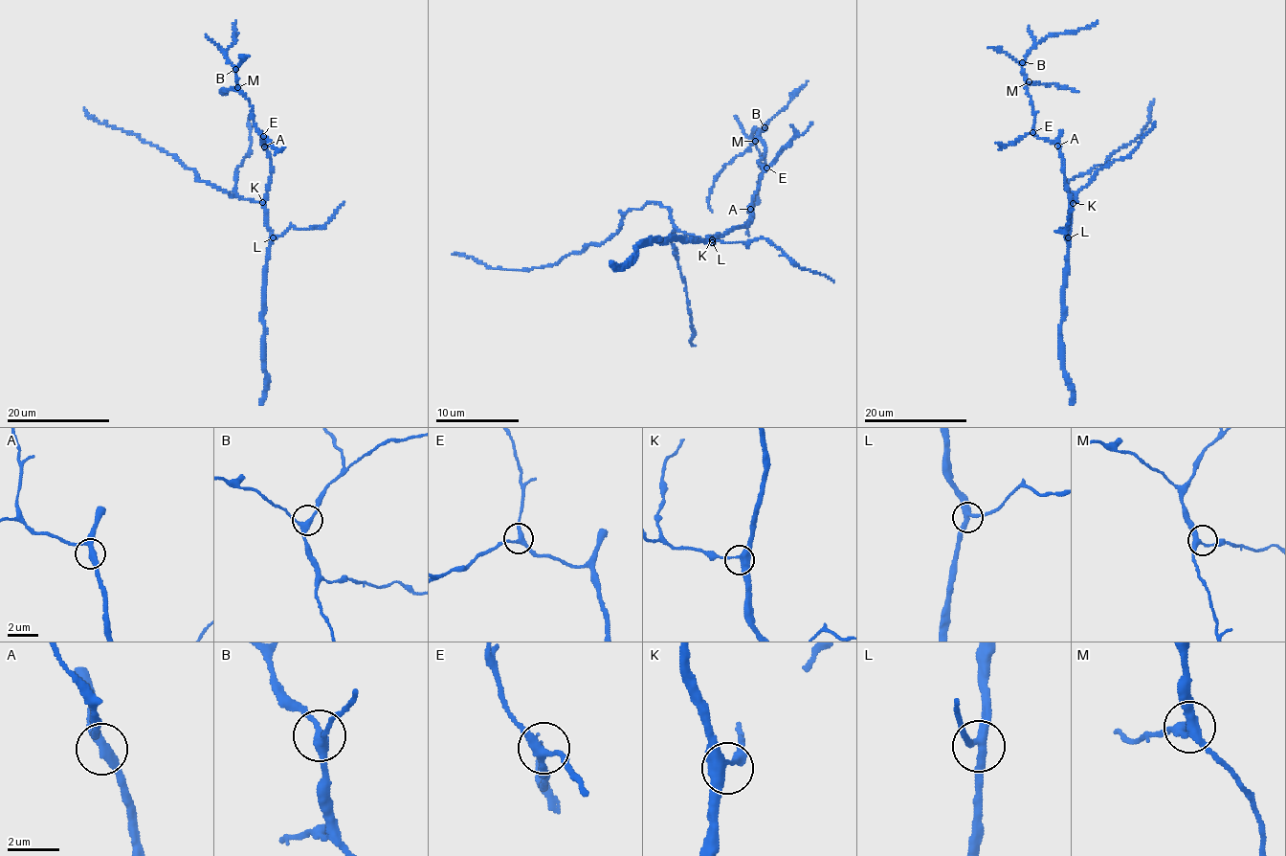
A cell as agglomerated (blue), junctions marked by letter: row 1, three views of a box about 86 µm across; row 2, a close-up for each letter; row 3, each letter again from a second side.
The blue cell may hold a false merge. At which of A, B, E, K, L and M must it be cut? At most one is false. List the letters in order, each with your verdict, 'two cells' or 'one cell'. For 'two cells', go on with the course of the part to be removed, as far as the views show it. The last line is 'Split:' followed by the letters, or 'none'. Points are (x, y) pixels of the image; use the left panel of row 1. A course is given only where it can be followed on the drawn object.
A: one cell
B: one cell
E: one cell
K: one cell
L: one cell
M: one cell
Split: none

